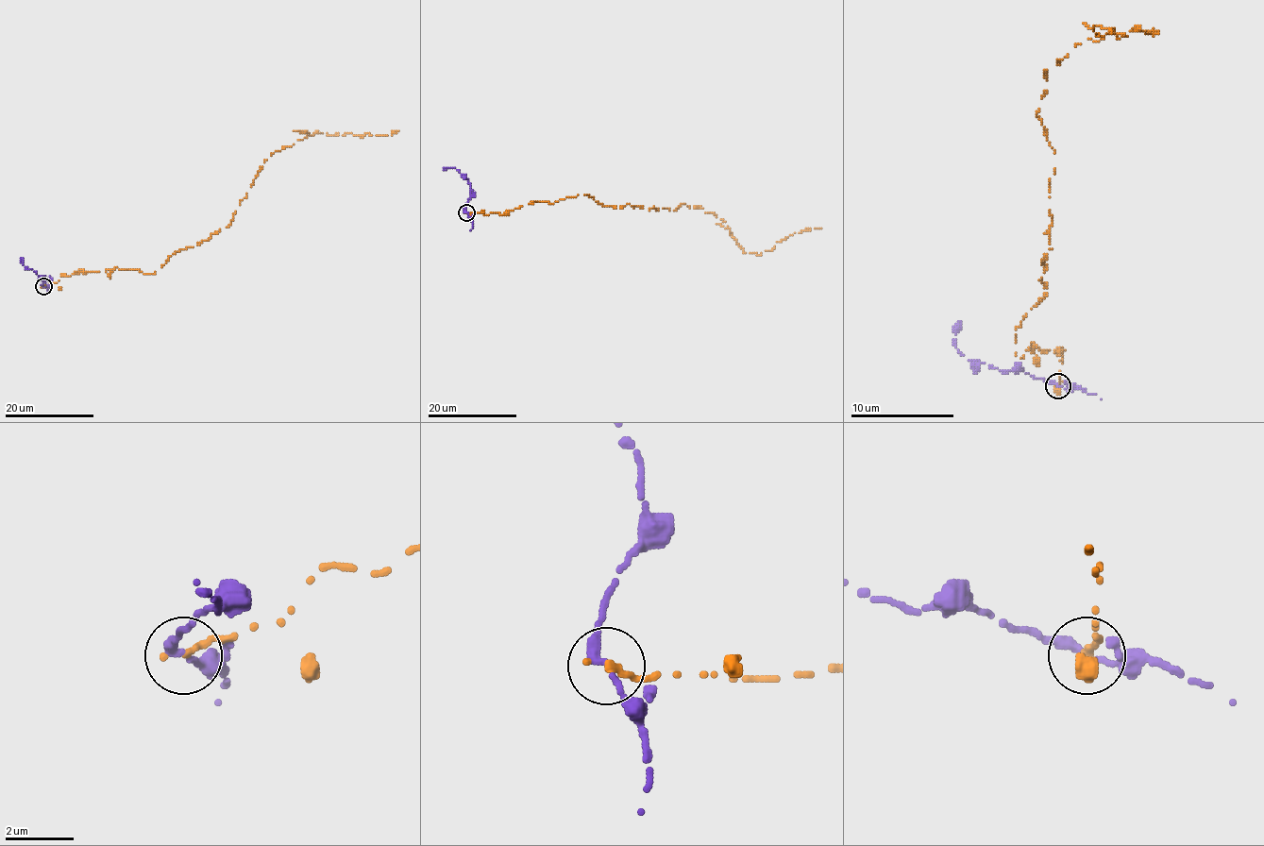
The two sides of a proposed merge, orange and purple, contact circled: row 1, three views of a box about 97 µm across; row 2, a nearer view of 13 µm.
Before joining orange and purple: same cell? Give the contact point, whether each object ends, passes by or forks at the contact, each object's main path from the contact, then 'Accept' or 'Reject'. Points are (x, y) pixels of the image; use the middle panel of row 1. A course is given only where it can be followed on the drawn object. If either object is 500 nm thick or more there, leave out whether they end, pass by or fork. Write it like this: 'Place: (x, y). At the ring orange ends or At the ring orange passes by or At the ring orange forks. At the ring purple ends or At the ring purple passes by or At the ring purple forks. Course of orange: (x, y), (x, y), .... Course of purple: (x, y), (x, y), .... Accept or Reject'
Place: (466, 212). At the ring orange ends. At the ring purple passes by. Course of orange: (466, 211), (578, 194), (622, 208), (682, 203), (759, 256), (820, 228). Course of purple: (466, 211), (465, 206), (472, 192), (468, 180), (458, 169), (444, 171). Reject

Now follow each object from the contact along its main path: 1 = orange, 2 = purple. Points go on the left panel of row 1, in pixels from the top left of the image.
1: (43, 286), (78, 271), (155, 273), (170, 255), (227, 228), (267, 159), (307, 133), (397, 131)
2: (43, 286), (49, 279), (30, 270), (21, 259)

